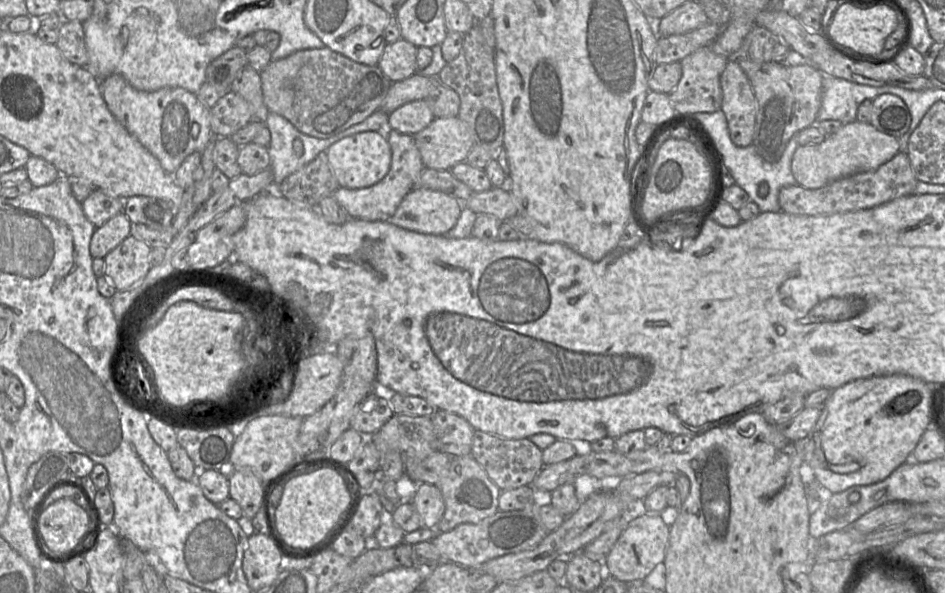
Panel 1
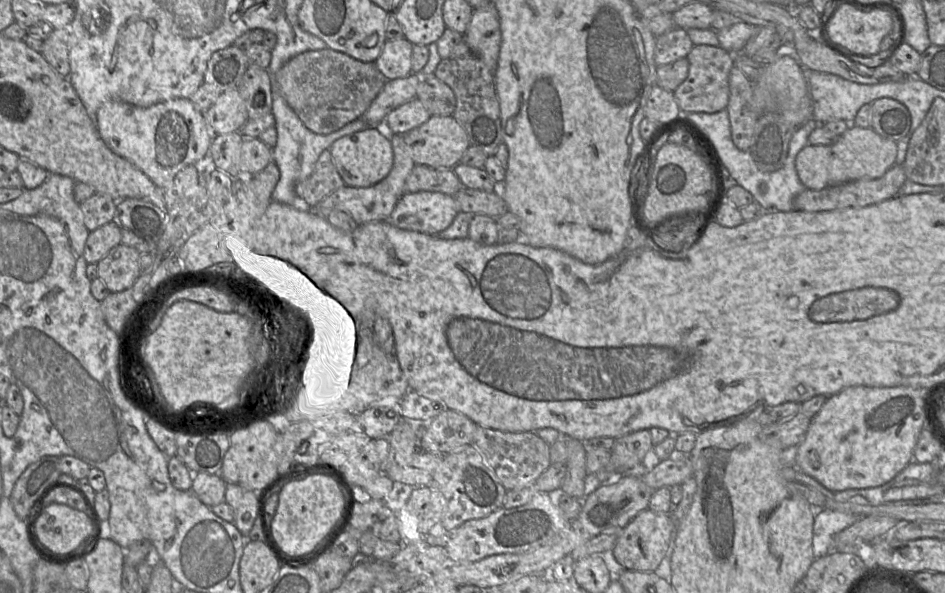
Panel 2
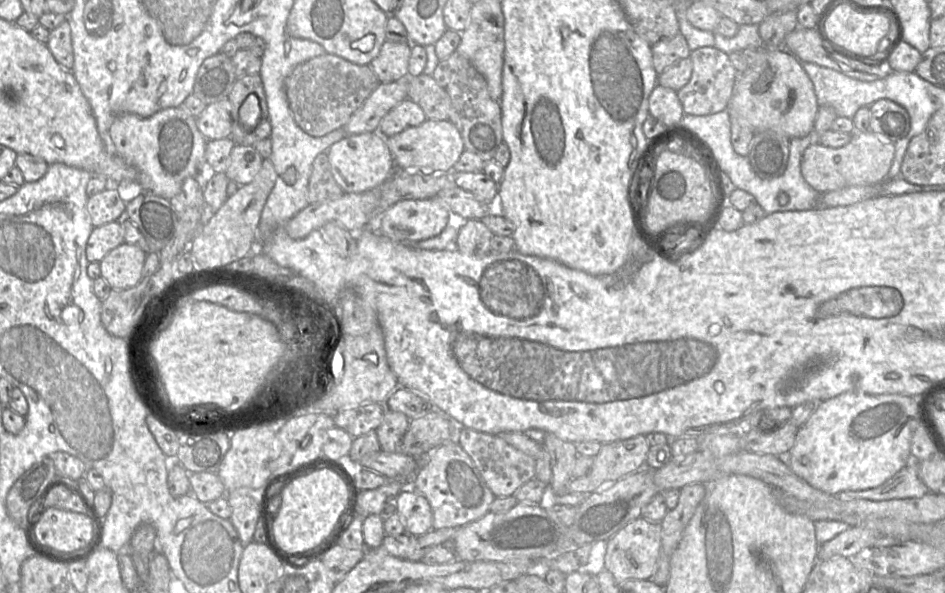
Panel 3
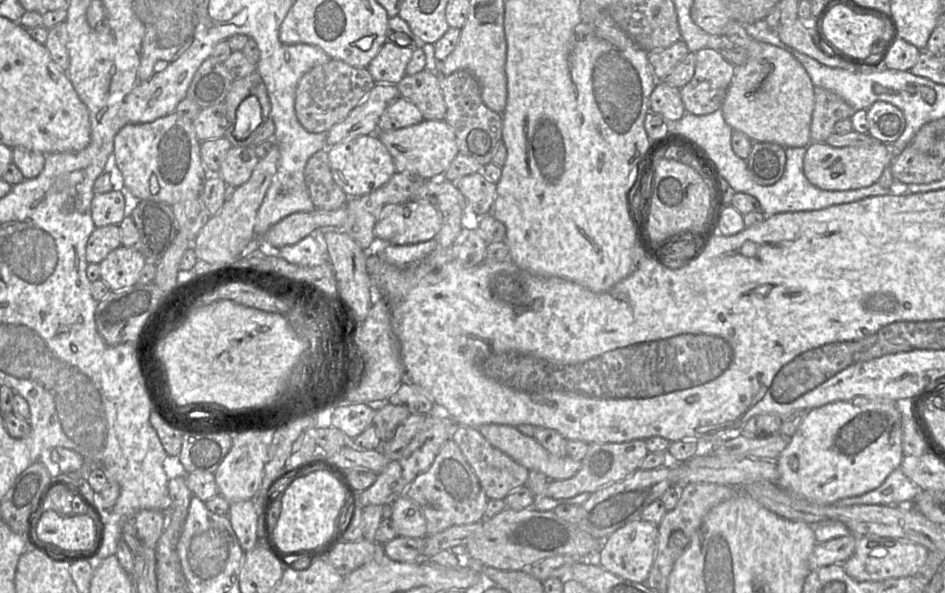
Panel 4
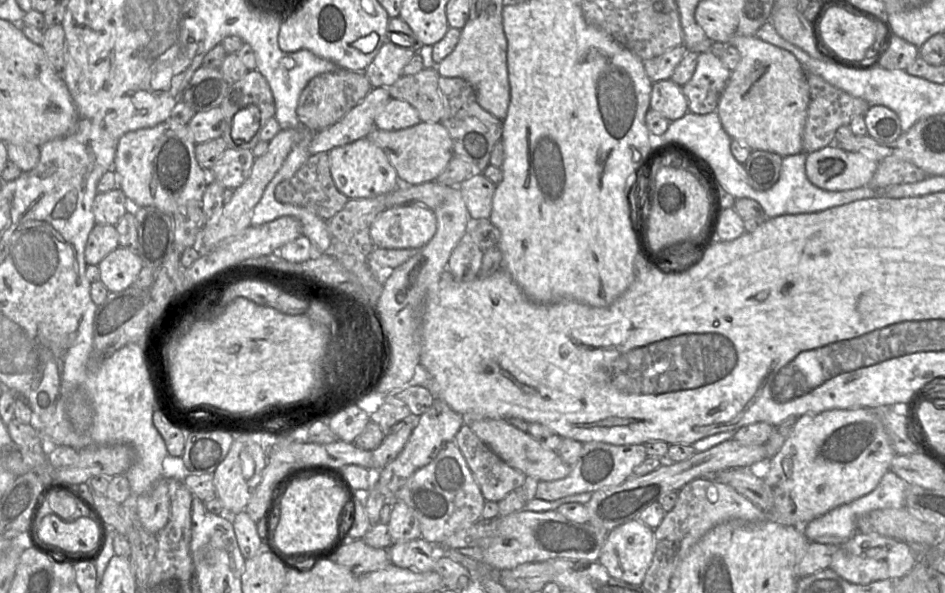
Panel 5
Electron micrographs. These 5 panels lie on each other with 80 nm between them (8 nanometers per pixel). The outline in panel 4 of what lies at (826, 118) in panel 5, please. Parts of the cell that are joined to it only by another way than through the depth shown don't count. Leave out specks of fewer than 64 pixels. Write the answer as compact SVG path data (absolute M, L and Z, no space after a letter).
M814 86L814 98L811 142L825 142L834 133L835 124L850 119L855 111L840 96L824 88Z

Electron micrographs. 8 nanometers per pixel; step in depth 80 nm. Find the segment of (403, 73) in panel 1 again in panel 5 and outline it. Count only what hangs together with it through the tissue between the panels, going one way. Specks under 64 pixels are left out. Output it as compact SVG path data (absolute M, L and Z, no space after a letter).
M386 40L364 70L372 88L393 85L402 76L402 69L415 53Z

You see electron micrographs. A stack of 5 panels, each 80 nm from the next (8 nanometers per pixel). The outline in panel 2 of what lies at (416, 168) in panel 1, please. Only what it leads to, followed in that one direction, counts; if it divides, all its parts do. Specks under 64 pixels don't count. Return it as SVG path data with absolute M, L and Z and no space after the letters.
M390 134L390 142L393 150L393 165L389 174L383 180L366 188L344 185L321 200L313 208L313 211L326 217L333 209L341 210L351 216L357 226L369 222L385 222L404 194L406 179L416 165L409 154L409 148L403 140L403 135Z

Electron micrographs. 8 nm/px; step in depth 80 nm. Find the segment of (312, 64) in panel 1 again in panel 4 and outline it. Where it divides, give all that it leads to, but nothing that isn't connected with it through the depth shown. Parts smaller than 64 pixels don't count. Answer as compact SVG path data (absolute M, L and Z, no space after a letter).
M331 58L328 62L311 68L300 78L295 92L297 119L310 133L327 133L365 99L375 84L367 68L353 67Z

